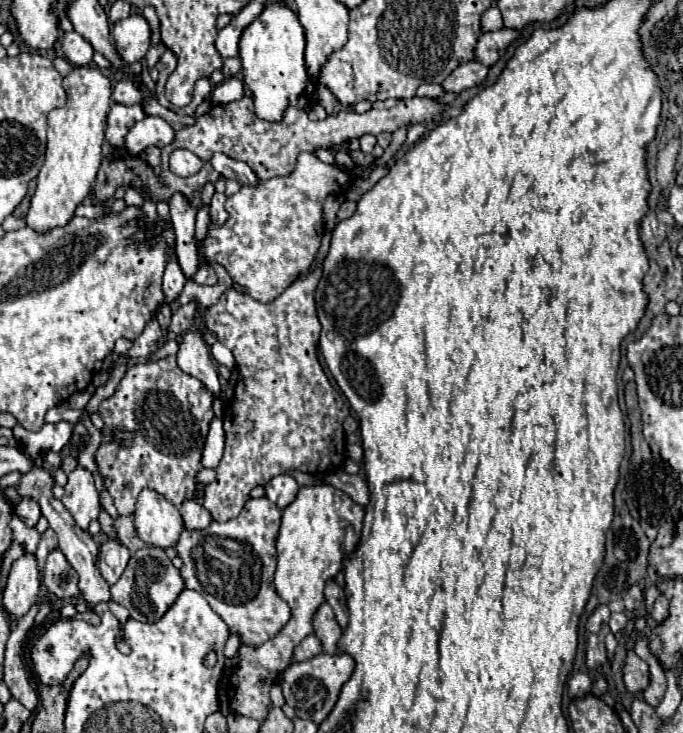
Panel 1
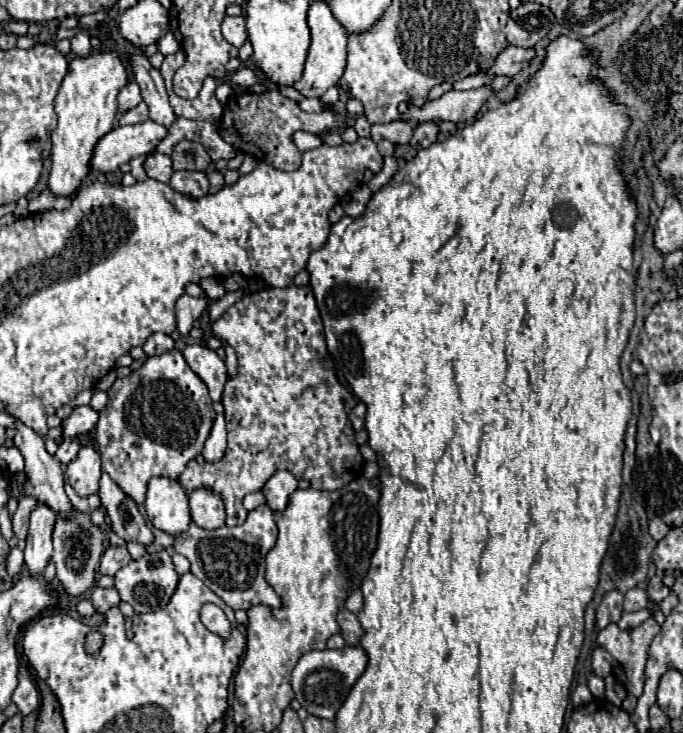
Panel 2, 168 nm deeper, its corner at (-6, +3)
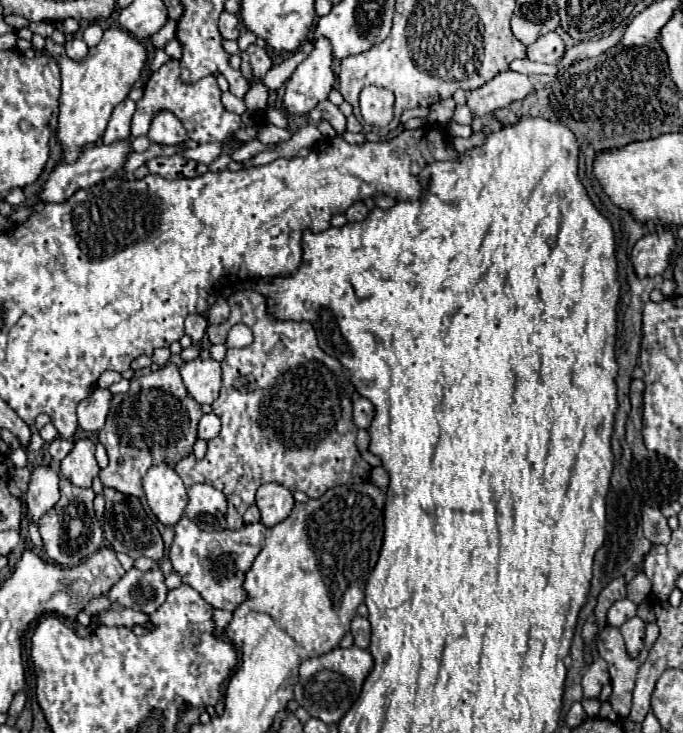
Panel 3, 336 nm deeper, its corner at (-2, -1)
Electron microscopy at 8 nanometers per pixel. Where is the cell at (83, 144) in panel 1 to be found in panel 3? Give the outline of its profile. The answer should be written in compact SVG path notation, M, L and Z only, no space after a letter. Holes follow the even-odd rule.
M107 29L99 45L91 47L87 57L73 61L67 57L63 45L55 44L50 37L45 38L45 50L55 57L61 69L61 95L59 95L59 127L57 139L63 147L63 163L75 163L83 149L97 143L107 127L107 119L115 105L119 105L139 81L147 51L145 47L123 29Z

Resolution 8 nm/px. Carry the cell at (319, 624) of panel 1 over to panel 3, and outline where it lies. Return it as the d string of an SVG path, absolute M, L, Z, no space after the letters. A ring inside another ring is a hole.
M353 617L351 621L351 635L353 635L353 643L361 649L369 647L369 639L371 639L371 625L365 617Z

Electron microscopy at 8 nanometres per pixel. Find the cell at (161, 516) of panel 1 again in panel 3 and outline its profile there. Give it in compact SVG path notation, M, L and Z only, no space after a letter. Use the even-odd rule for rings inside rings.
M151 467L143 479L143 491L151 511L165 527L173 527L183 517L187 489L173 467Z

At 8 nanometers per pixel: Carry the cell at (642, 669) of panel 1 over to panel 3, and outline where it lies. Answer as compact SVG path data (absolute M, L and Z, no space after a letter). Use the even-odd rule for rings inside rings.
M647 623L645 627L645 647L639 651L637 657L629 657L623 637L619 633L617 627L607 625L597 637L597 653L607 661L609 665L609 673L611 673L611 685L613 685L613 693L609 697L609 703L613 705L613 709L621 715L627 717L631 711L631 699L633 699L633 687L635 687L635 675L637 669L643 665L643 661L647 659L647 651L649 647L655 643L659 629L655 623Z

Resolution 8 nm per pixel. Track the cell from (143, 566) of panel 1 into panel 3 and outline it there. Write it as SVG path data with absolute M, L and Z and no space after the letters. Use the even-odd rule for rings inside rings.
M157 565L145 573L133 567L109 589L107 597L111 603L151 615L163 605L167 591L165 575Z

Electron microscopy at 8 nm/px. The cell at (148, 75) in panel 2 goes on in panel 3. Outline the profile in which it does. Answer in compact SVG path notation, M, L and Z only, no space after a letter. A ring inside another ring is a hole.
M159 111L159 113L153 115L153 121L151 121L151 127L149 127L147 137L153 143L177 145L177 143L183 143L187 139L187 133L185 133L181 121L173 113Z

